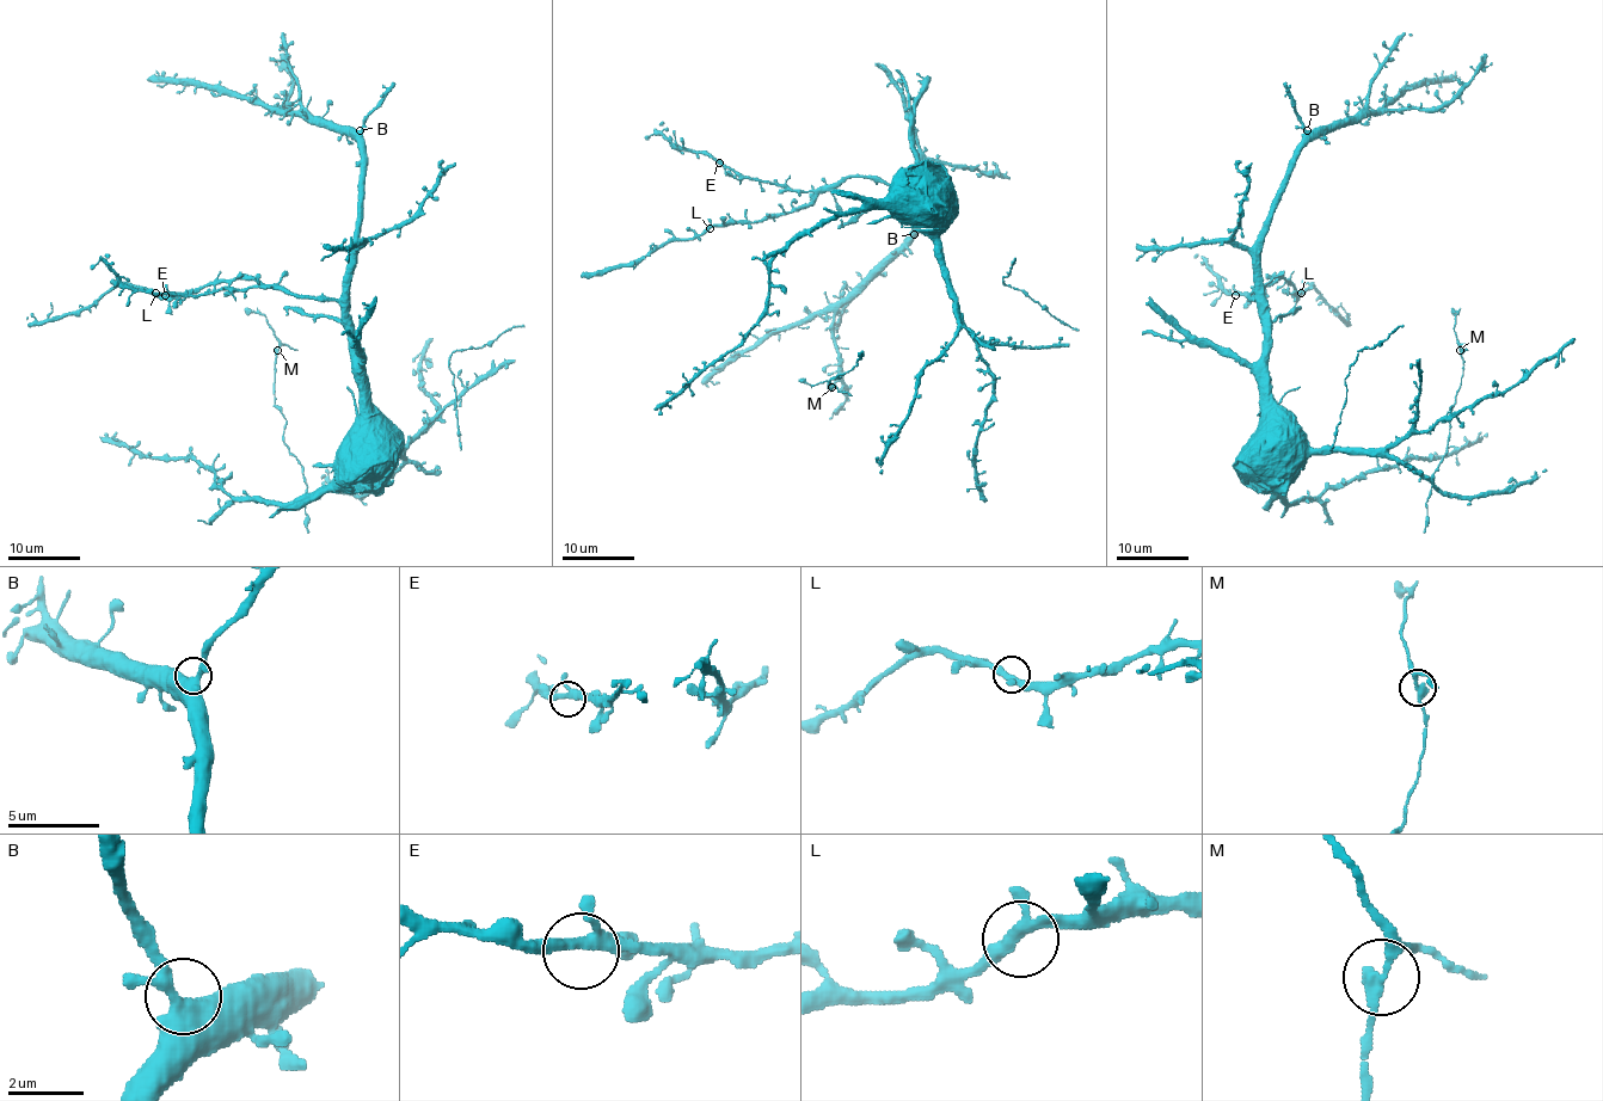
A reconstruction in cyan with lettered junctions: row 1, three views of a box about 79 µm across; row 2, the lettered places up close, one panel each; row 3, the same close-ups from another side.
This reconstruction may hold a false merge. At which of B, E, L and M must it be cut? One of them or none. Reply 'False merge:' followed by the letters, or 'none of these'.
False merge: none of these

